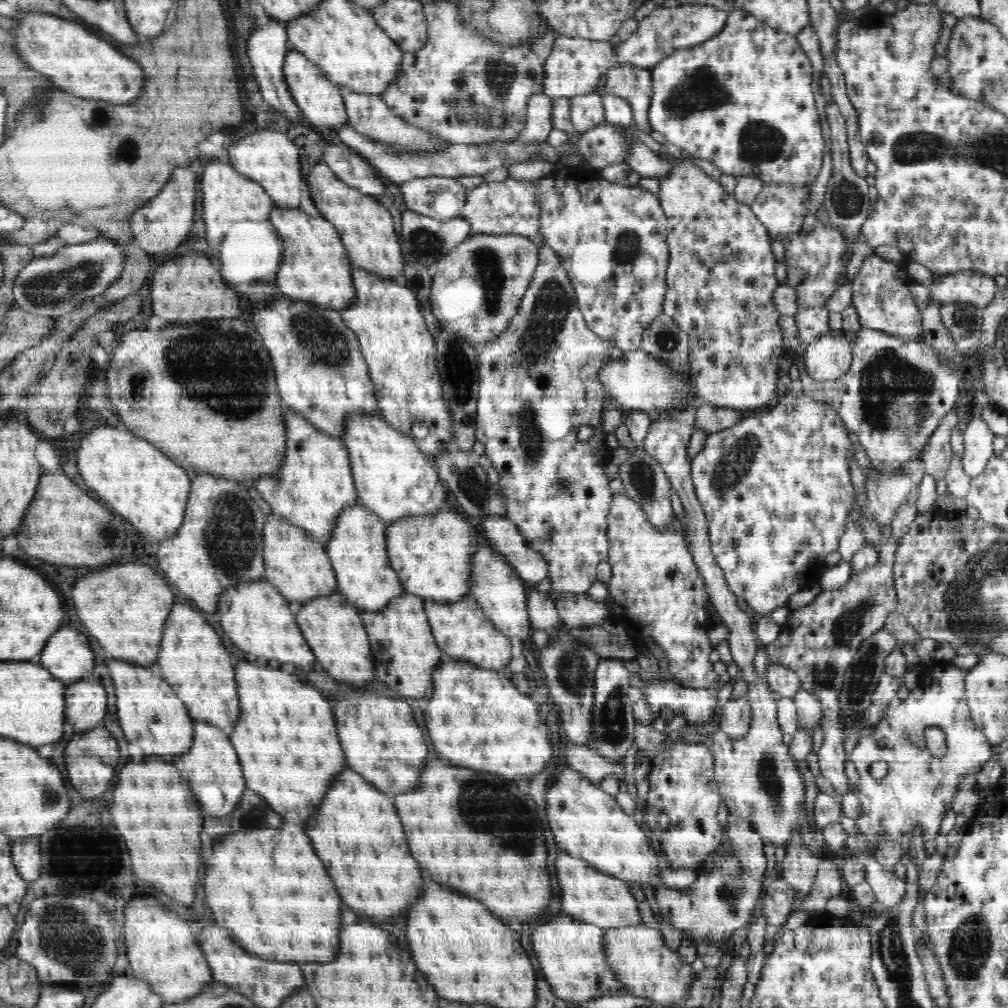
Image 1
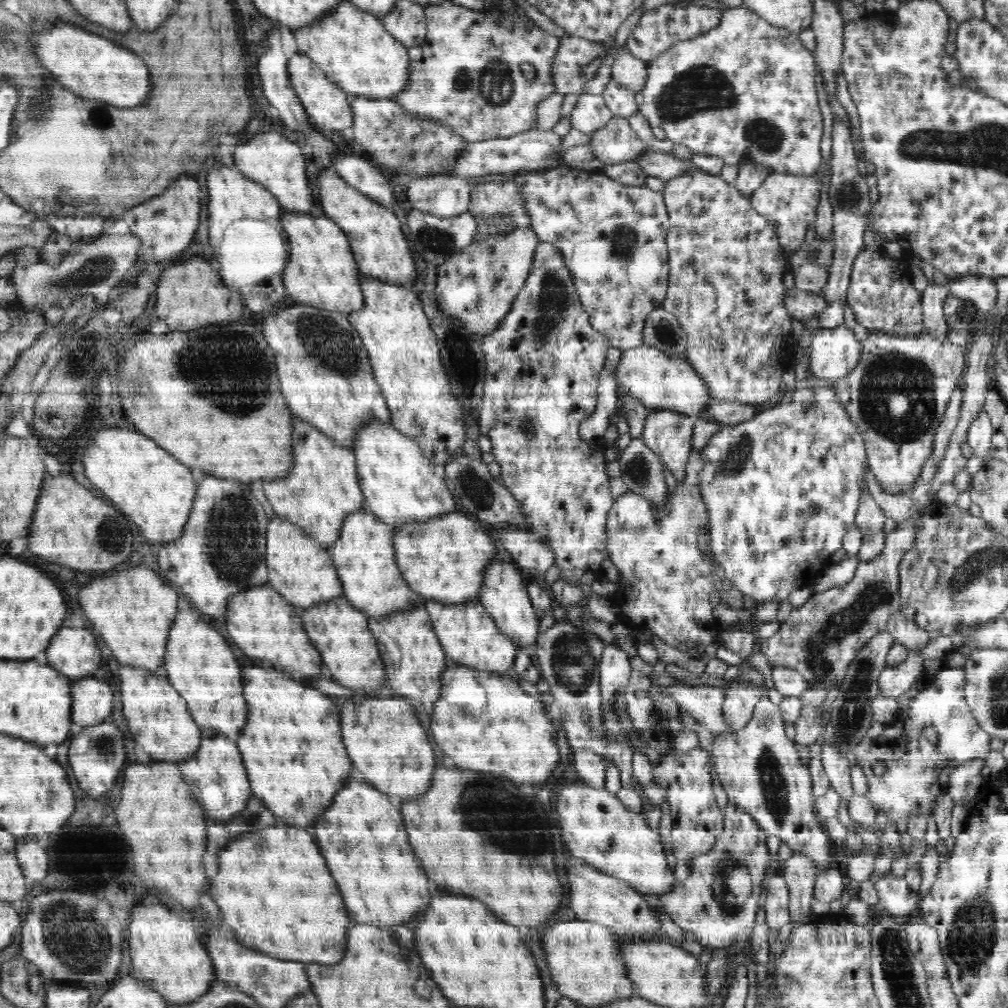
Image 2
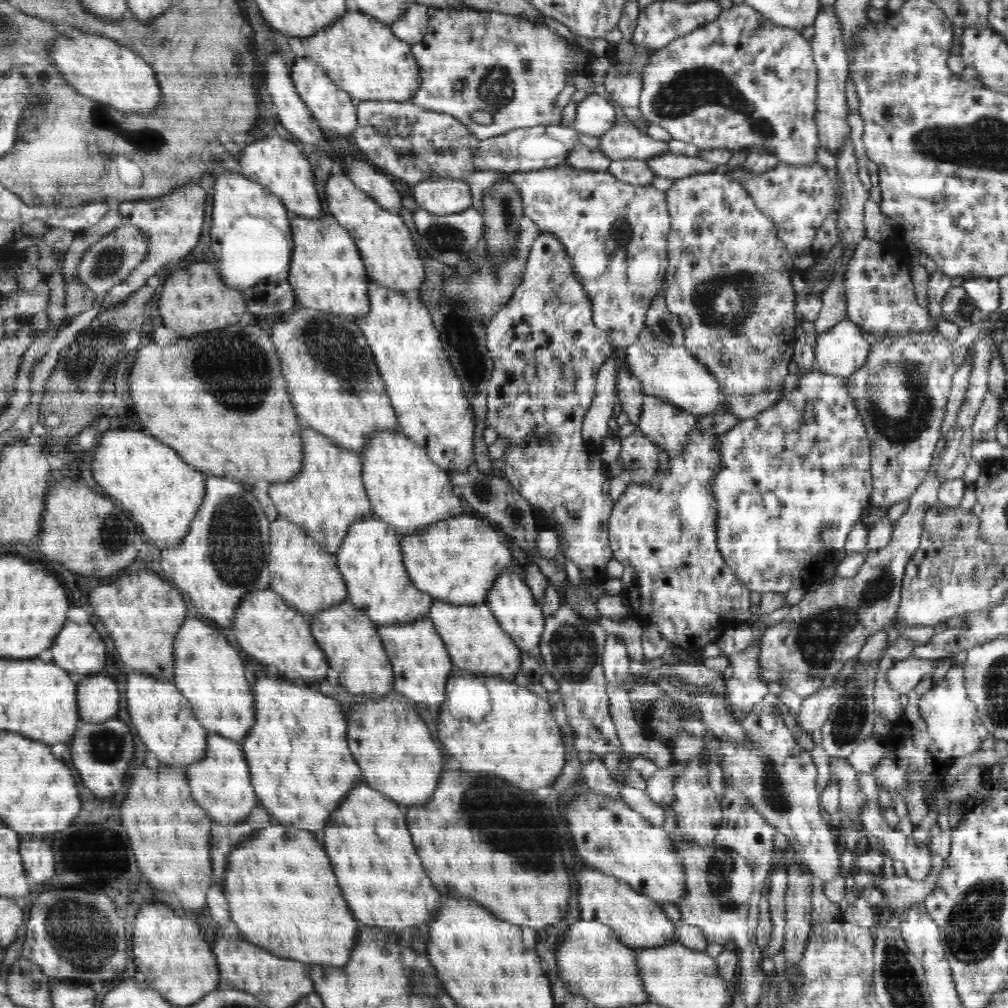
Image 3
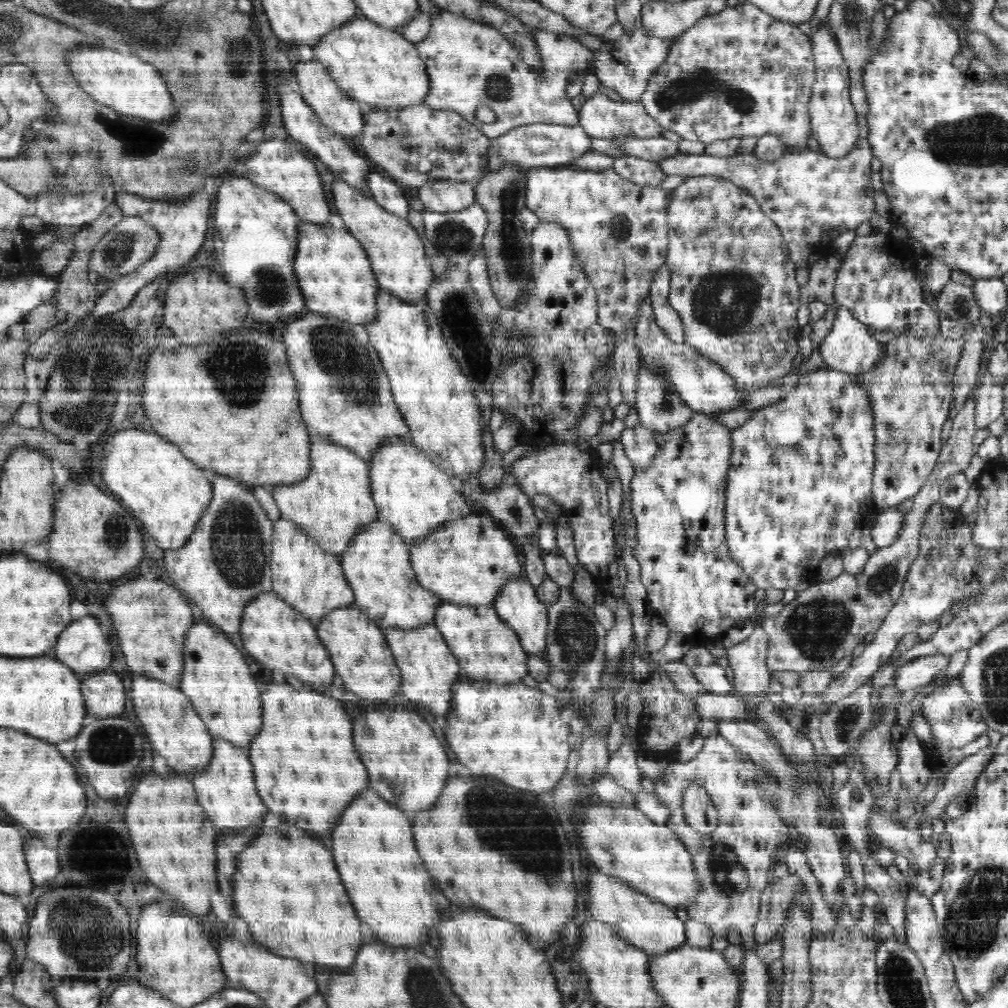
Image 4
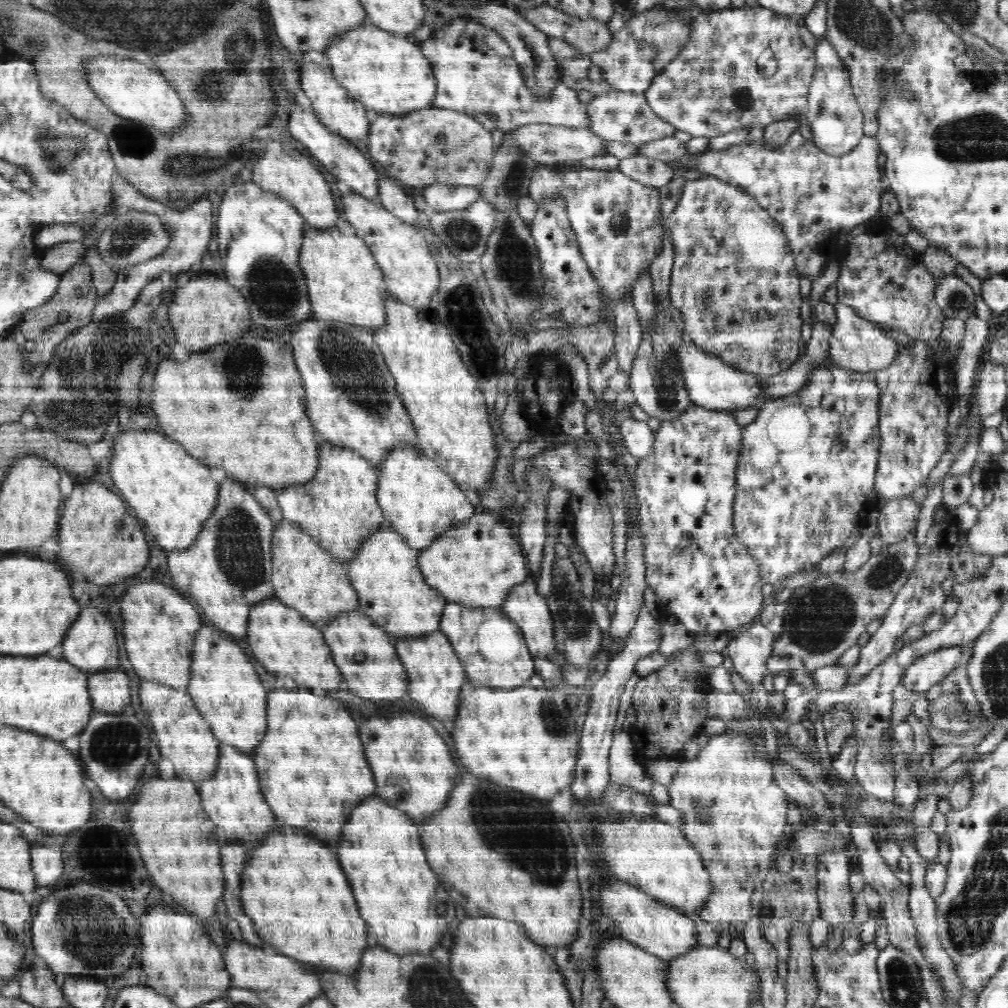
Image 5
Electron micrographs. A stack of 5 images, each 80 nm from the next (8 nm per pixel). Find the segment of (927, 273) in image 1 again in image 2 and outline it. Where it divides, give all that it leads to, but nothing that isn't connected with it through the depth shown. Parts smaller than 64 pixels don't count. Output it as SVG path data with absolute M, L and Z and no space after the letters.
M969 276L952 279L948 286L949 296L965 299L976 306L982 313L994 310L998 290L995 280L986 277Z

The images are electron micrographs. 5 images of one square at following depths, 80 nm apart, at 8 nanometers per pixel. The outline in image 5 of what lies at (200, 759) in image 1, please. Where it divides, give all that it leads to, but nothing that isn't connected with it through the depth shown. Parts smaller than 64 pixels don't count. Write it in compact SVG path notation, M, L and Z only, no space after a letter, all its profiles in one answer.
M220 743L220 754L221 758L214 777L198 782L202 808L217 826L217 830L220 830L220 834L226 834L228 840L222 838L222 842L238 840L238 843L244 843L248 850L250 848L254 850L264 844L260 840L266 840L268 832L277 828L275 824L277 818L270 805L262 797L257 764L252 754L244 753L240 749L234 749L222 743Z

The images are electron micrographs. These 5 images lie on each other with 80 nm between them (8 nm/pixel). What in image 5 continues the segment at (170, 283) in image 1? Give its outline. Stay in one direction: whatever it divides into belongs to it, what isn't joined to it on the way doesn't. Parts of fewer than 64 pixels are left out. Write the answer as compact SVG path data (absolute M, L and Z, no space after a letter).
M198 276L188 282L186 288L180 288L180 296L174 298L169 306L168 320L174 330L174 338L184 344L187 350L204 350L208 346L220 345L220 342L236 340L244 336L250 328L250 312L248 304L242 298L240 290L234 286L228 286L224 280L214 276Z

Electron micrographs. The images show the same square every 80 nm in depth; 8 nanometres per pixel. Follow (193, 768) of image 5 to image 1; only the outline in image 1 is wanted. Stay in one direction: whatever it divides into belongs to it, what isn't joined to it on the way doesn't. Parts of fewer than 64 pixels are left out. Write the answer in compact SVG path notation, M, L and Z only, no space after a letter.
M112 659L108 662L108 672L114 684L120 728L128 743L137 743L148 758L157 756L165 760L180 757L193 748L195 721L158 670Z

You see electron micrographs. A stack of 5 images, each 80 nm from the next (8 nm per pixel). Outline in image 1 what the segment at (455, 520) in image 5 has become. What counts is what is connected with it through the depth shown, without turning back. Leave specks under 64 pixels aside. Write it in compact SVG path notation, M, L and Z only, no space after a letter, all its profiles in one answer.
M354 416L346 422L346 432L342 436L343 445L349 451L354 484L357 489L357 502L375 512L387 524L405 517L424 517L436 512L446 502L446 490L440 484L440 475L429 458L420 452L413 438L390 426L382 416Z

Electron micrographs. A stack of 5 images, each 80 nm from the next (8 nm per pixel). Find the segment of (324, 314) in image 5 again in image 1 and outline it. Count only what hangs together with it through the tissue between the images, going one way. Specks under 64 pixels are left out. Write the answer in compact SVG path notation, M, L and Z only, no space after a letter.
M282 207L274 208L270 219L285 248L277 278L278 289L284 296L337 311L356 304L353 268L341 241L341 233L333 223L322 216L314 218L302 210Z

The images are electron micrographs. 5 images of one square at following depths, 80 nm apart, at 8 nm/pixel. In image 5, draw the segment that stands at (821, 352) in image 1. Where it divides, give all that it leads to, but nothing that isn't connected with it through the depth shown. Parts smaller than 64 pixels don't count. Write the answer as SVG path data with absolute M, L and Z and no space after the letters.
M836 303L833 307L838 320L829 340L827 358L828 360L831 358L834 366L864 373L885 369L898 358L900 346L896 346L896 340L892 340L888 332L884 332L883 324L872 323L870 320L861 318L852 306Z

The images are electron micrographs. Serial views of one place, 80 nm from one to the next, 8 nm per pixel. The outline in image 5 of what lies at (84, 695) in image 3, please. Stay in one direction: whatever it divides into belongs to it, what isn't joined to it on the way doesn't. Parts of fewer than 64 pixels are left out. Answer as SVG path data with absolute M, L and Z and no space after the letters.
M122 669L102 674L92 674L89 694L92 695L93 710L96 712L122 712L130 702L130 679Z

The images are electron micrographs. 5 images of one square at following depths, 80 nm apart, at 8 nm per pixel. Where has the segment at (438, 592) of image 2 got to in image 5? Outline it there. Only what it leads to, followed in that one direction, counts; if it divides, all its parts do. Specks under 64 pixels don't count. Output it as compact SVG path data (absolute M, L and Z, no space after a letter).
M475 513L464 524L449 530L428 548L419 551L419 568L425 581L448 602L470 608L500 608L512 590L528 578L520 542L516 542L510 530L496 520L497 516Z

